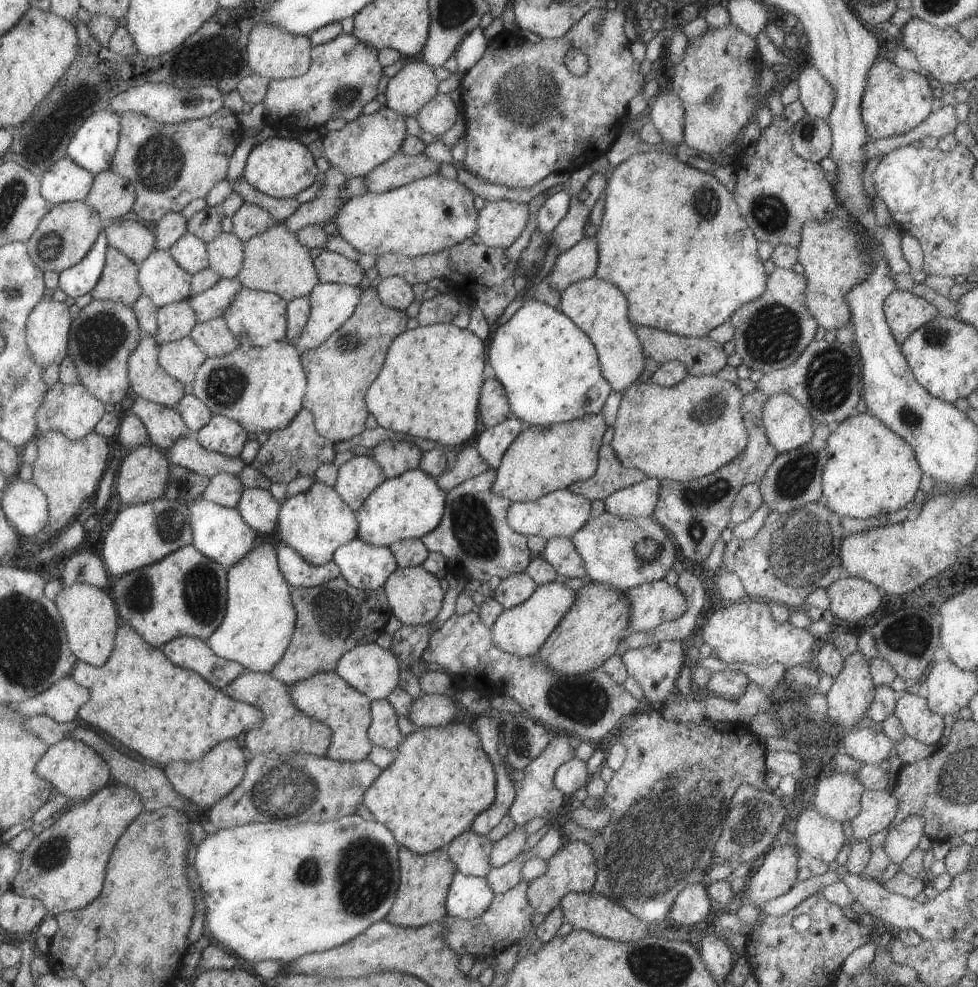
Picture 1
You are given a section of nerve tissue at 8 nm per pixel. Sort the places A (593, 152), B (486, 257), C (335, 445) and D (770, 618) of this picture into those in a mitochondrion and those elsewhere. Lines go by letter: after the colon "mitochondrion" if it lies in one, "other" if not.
A: other
B: other
C: other
D: other

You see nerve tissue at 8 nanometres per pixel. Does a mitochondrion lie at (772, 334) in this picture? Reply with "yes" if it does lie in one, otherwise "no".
yes

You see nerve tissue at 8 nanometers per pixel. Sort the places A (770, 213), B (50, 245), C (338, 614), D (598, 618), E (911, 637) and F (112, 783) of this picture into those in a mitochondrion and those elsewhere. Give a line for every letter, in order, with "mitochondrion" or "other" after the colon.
A: mitochondrion
B: mitochondrion
C: mitochondrion
D: other
E: mitochondrion
F: other

